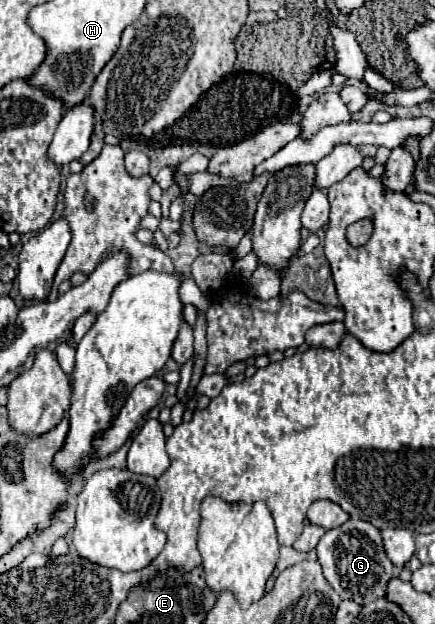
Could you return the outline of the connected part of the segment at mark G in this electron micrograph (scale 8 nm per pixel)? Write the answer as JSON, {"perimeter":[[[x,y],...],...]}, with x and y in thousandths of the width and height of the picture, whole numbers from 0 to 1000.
{"perimeter":[[[805,832],[791,841],[749,851],[726,873],[726,889],[754,934],[782,950],[782,957],[809,960],[828,970],[855,966],[860,960],[887,954],[892,931],[906,925],[906,905],[878,877],[874,851],[832,832]]]}

